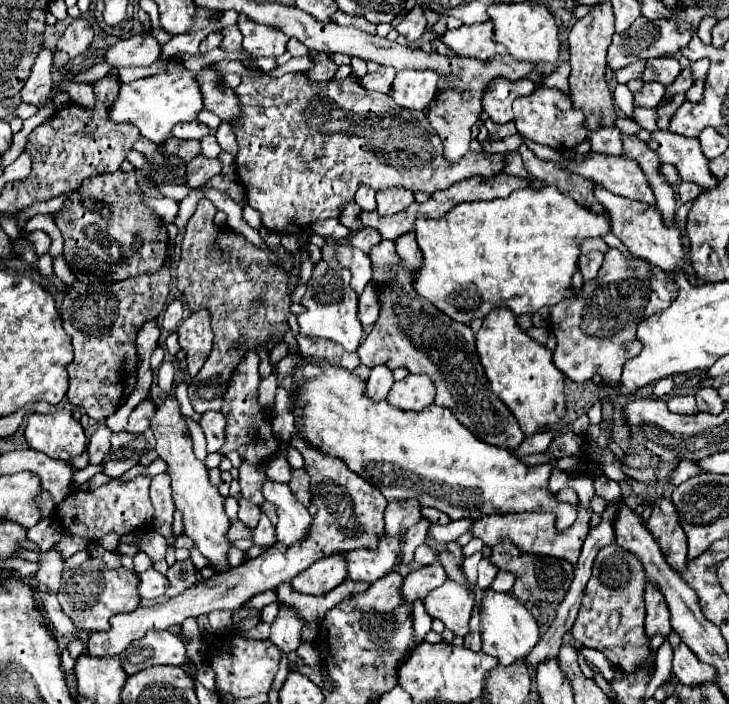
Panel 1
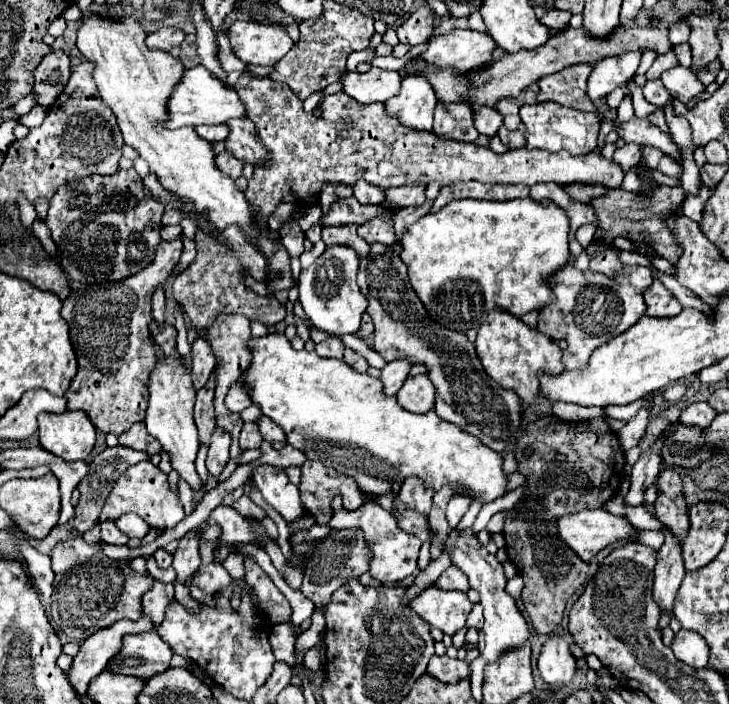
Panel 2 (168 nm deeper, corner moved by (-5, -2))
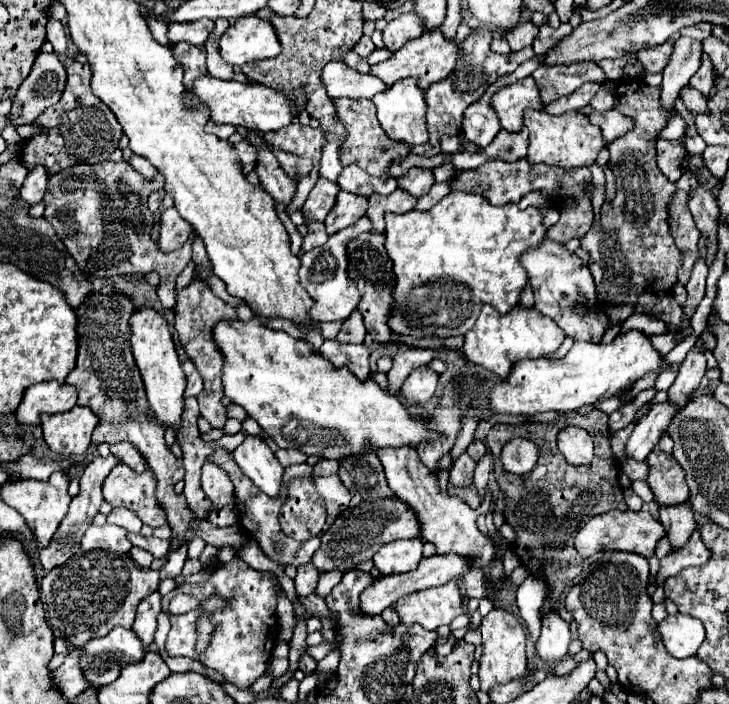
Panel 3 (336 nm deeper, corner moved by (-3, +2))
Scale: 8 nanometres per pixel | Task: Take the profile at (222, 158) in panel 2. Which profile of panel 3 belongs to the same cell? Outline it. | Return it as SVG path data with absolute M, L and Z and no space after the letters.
M242 140L240 144L234 146L234 150L238 152L238 156L242 160L244 172L250 174L256 168L256 162L258 162L258 158L256 158L256 146L252 142L248 142L248 140Z

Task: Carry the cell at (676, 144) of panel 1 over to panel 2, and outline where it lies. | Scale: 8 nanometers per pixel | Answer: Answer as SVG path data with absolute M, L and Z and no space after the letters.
M634 116L630 122L620 124L620 138L624 138L626 142L634 142L638 146L654 146L654 148L666 152L678 164L682 164L680 146L672 140L672 136L668 132L660 132L660 128L650 124L648 120L640 120Z

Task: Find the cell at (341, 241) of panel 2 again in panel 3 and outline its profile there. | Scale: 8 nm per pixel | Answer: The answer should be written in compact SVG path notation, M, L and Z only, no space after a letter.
M338 192L336 204L332 206L332 212L326 216L326 232L332 236L342 228L352 226L358 218L366 214L368 198L352 194L352 192Z

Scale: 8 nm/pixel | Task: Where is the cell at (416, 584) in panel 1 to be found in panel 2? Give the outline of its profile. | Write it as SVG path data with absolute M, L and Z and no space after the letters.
M450 566L450 568L436 580L434 586L444 588L444 590L464 590L464 592L470 588L470 586L468 586L468 580L466 580L466 574L462 574L462 570L456 568L456 566Z

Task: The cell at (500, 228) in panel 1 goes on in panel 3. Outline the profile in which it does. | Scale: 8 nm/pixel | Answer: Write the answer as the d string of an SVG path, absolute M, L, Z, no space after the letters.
M450 192L430 210L410 210L408 214L388 214L386 218L386 242L384 248L392 260L392 270L396 276L394 284L394 304L388 316L388 326L396 334L412 338L452 338L468 332L482 306L492 304L500 314L510 312L518 300L520 292L528 280L526 272L520 270L518 256L530 248L538 246L546 234L540 224L542 214L538 208L518 210L516 204L492 206L488 200L468 192Z

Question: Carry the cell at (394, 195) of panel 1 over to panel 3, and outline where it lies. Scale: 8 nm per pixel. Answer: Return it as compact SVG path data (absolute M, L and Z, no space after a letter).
M410 168L406 174L398 178L398 186L416 198L424 196L432 188L432 184L434 184L432 170L426 168Z

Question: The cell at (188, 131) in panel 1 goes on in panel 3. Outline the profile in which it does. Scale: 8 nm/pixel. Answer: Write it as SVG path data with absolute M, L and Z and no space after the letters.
M212 120L206 124L206 132L210 132L210 134L214 134L214 136L218 136L220 140L228 140L234 132L236 132L236 128L234 126L230 126L230 124L214 124Z

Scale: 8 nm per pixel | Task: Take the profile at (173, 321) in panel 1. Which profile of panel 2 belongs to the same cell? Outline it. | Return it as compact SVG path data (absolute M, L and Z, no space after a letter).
M170 324L164 326L150 326L152 330L152 338L162 346L162 350L166 352L164 360L158 360L152 378L150 378L150 402L148 402L148 410L146 410L146 428L148 432L158 438L158 442L162 444L162 450L166 450L170 454L170 462L172 468L180 474L180 478L184 478L192 490L204 490L204 484L196 472L196 454L198 454L198 428L192 420L192 408L194 408L194 386L190 380L190 374L186 370L186 366L182 364L182 358L176 350L176 328Z

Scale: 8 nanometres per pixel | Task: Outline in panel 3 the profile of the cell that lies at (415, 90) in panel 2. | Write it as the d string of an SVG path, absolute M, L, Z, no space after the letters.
M400 80L394 82L388 90L376 94L372 98L376 110L378 110L378 120L382 130L394 140L402 142L408 146L416 144L426 144L428 142L428 130L426 130L426 116L424 116L424 92L416 88L416 80Z

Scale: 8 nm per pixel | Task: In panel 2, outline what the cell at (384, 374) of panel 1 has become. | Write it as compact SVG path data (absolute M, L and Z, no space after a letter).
M394 360L394 362L388 362L384 368L382 368L382 386L384 386L384 394L386 396L394 396L398 392L398 388L402 388L406 376L408 376L408 370L410 370L410 362L408 360Z

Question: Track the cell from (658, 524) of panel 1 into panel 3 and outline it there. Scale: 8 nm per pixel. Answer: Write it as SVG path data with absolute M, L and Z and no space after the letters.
M654 450L648 454L646 464L650 468L648 484L662 506L682 504L688 500L688 486L684 482L684 470L674 460L672 454Z

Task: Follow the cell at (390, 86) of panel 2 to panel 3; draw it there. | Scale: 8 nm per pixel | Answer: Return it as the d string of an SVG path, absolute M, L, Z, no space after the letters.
M332 62L322 70L322 84L330 98L372 98L388 88L372 74L360 74L344 62Z

